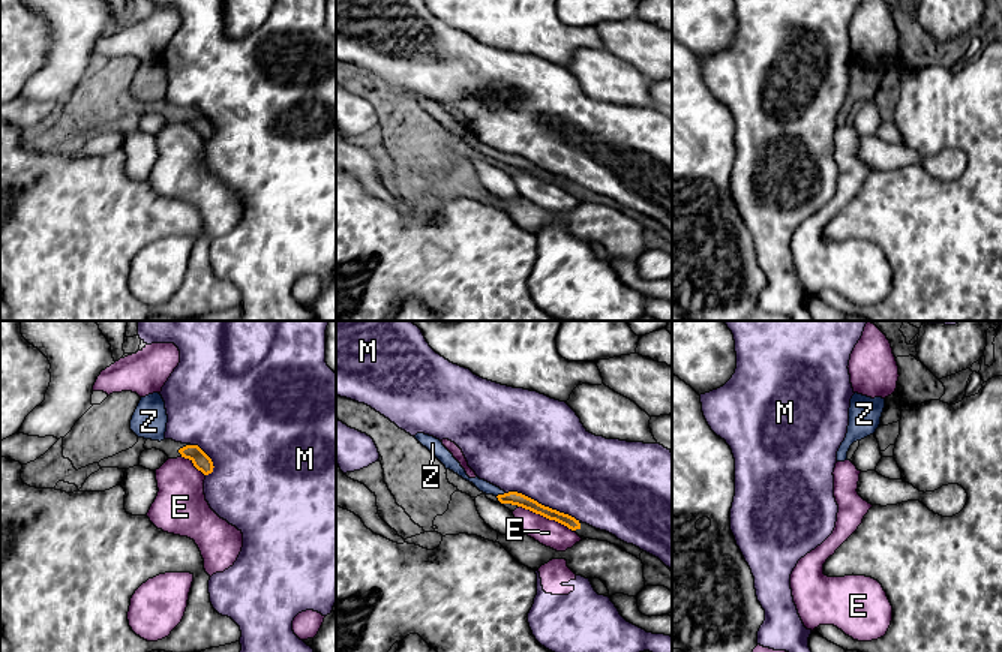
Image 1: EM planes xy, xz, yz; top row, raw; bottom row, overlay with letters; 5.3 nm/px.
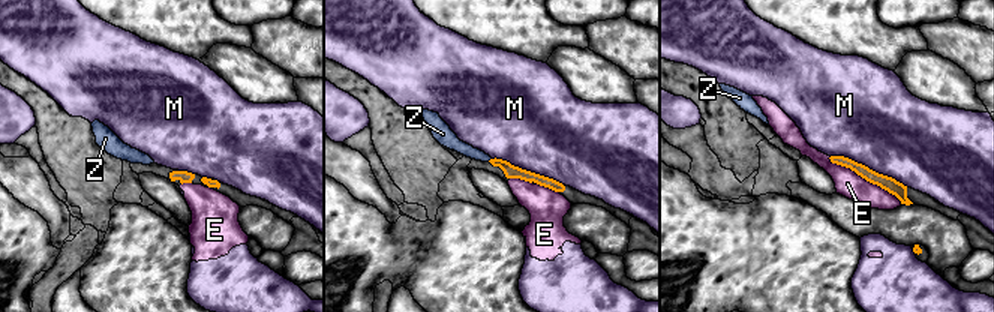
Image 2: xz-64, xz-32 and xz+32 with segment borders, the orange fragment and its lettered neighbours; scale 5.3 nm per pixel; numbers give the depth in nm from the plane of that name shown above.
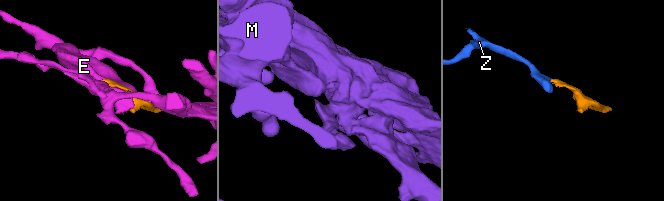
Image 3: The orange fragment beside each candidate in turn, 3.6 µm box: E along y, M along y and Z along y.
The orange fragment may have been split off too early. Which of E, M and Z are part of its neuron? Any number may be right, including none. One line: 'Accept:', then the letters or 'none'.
Accept: Z

